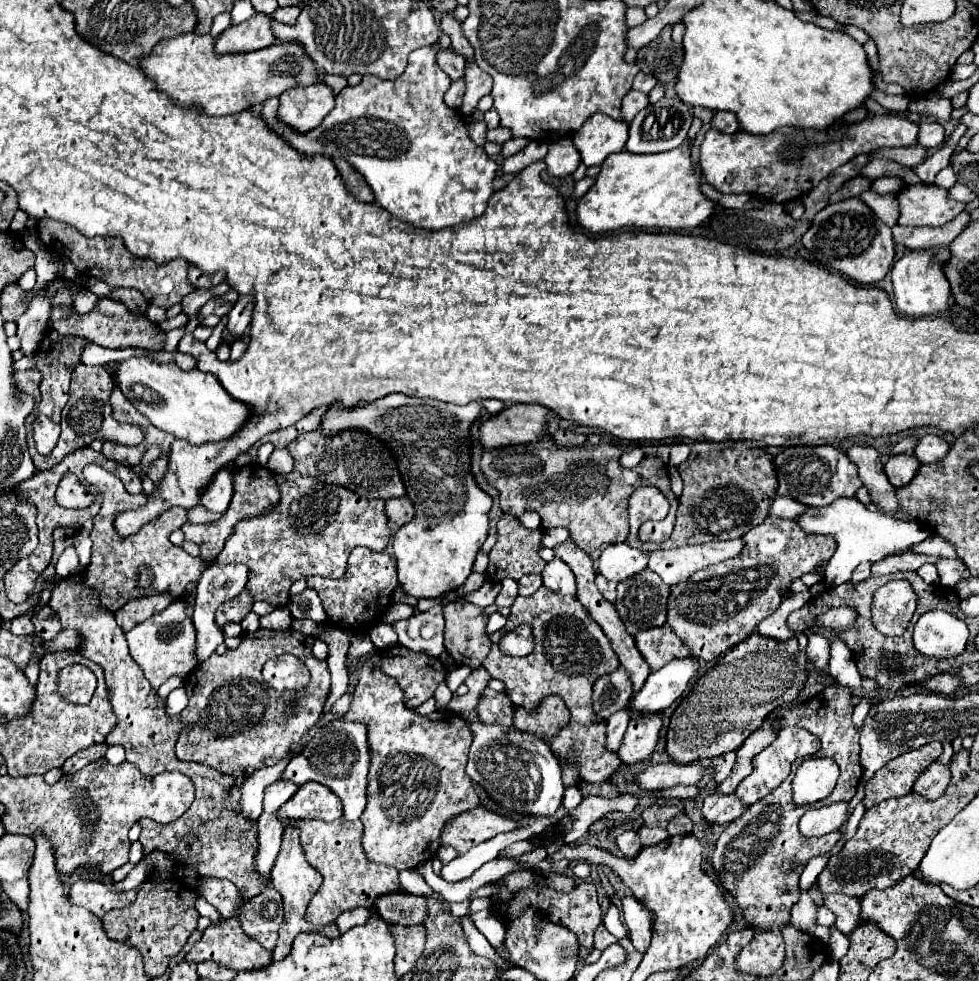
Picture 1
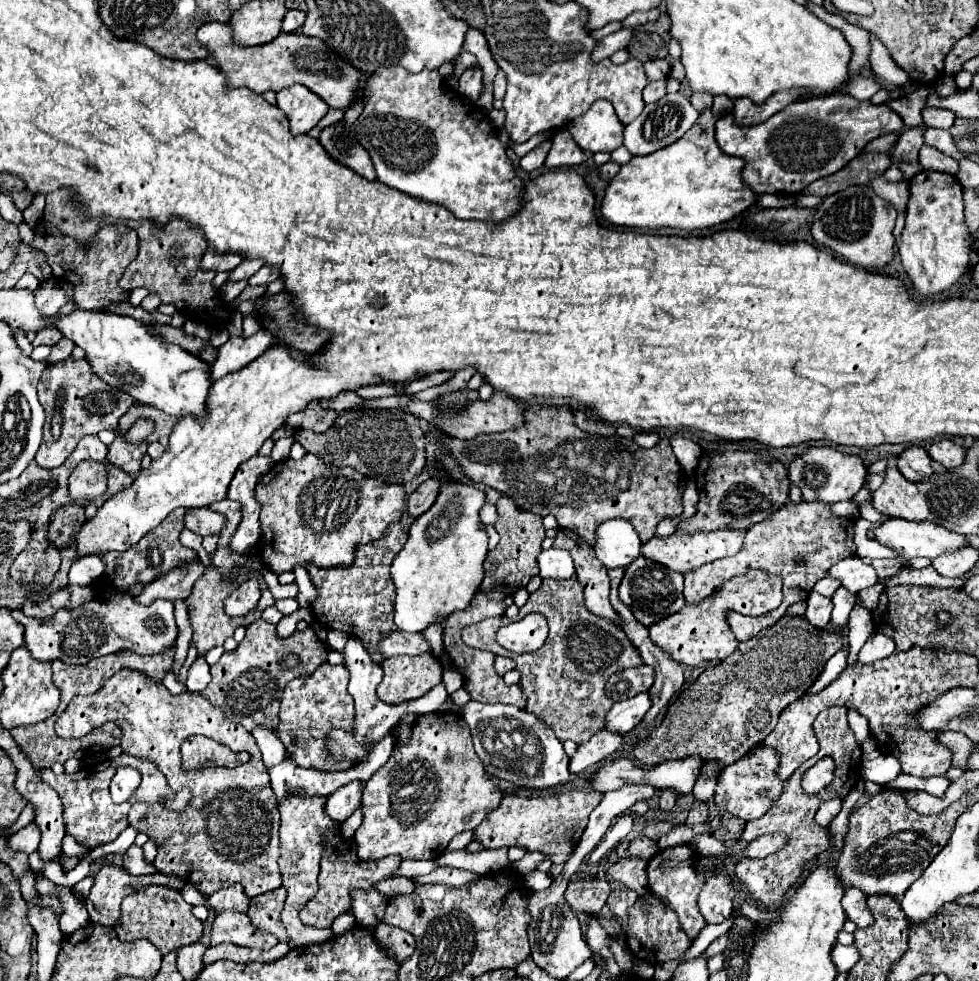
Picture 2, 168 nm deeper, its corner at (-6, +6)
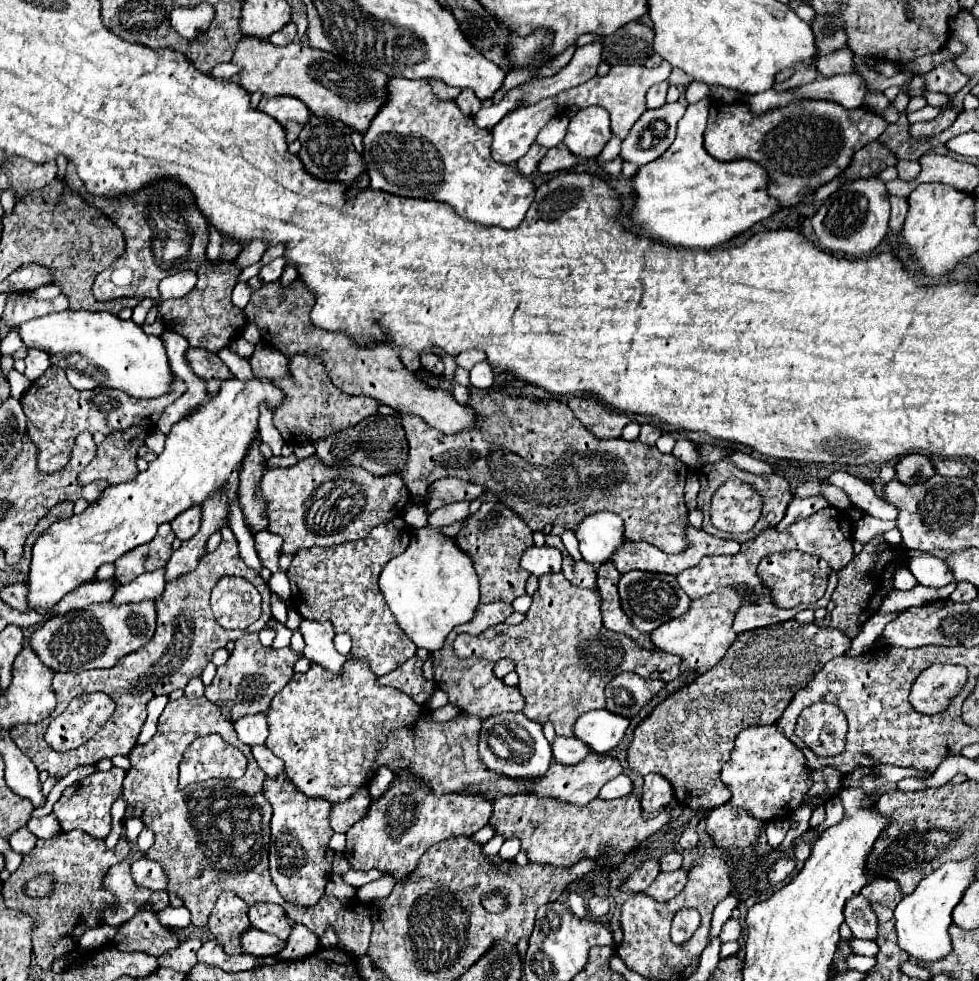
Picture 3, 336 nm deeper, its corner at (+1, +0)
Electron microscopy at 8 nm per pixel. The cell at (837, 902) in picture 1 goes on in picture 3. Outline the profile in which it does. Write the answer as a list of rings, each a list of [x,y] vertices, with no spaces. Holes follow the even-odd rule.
[[[858,894],[844,908],[846,924],[852,928],[854,938],[860,940],[876,940],[878,936],[878,918],[870,906],[870,902]]]

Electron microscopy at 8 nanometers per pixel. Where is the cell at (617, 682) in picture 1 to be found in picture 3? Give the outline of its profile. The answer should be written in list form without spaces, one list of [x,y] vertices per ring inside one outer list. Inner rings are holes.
[[[622,672],[606,686],[606,710],[634,718],[662,688],[666,688],[664,680],[646,680],[638,674]]]

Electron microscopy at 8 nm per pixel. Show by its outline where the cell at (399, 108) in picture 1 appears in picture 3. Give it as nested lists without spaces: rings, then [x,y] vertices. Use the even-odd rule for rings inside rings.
[[[390,78],[388,102],[378,112],[370,130],[364,134],[364,164],[370,176],[370,188],[382,190],[394,196],[438,200],[450,204],[462,218],[484,226],[516,228],[530,208],[534,196],[534,184],[522,176],[514,166],[502,166],[490,158],[490,130],[482,130],[474,124],[474,118],[466,118],[454,100],[440,100],[432,94],[428,80]]]

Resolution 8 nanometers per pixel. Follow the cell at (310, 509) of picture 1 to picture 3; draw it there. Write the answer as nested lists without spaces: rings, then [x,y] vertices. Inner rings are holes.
[[[318,456],[304,458],[290,468],[270,468],[262,476],[258,496],[268,502],[268,530],[284,538],[282,554],[296,554],[310,546],[362,540],[374,526],[400,516],[410,500],[404,480],[398,474],[376,476],[356,466],[330,468],[324,466]]]

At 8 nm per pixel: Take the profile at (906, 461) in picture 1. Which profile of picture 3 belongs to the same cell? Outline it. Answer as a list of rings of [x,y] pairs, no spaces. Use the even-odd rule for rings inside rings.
[[[908,454],[896,464],[896,476],[902,484],[922,484],[936,474],[932,460],[924,454]]]

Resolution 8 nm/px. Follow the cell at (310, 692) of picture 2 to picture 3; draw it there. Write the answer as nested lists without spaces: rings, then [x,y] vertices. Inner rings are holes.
[[[348,658],[340,674],[312,662],[308,672],[294,674],[272,698],[266,746],[284,760],[288,778],[302,794],[338,804],[348,800],[358,788],[368,786],[376,770],[386,766],[394,774],[414,774],[438,796],[458,792],[482,794],[486,800],[494,800],[506,794],[526,792],[586,806],[608,780],[622,774],[622,766],[616,758],[598,752],[590,752],[574,766],[562,766],[552,760],[548,772],[538,778],[508,778],[492,772],[478,756],[480,718],[460,714],[448,722],[434,722],[426,706],[416,704],[396,688],[380,686],[376,680],[378,676],[370,666],[358,658]]]

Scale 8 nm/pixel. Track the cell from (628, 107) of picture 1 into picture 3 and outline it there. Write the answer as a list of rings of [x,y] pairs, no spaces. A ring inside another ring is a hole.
[[[660,82],[648,90],[648,108],[660,108],[662,104],[666,104],[668,86],[670,86],[668,82]]]

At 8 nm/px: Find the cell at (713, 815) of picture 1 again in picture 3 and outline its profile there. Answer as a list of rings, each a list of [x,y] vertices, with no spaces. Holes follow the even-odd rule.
[[[776,724],[750,726],[736,738],[736,746],[730,760],[722,766],[722,782],[732,792],[732,806],[742,806],[756,818],[772,820],[790,816],[804,800],[812,786],[806,758],[798,746],[794,746]]]

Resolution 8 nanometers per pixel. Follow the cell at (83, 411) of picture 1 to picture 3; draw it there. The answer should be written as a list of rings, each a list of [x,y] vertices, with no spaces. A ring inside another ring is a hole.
[[[54,366],[48,368],[46,376],[40,376],[36,382],[32,382],[28,392],[20,400],[22,410],[26,412],[26,418],[28,418],[26,430],[32,438],[32,442],[40,450],[38,468],[46,474],[60,470],[70,458],[74,438],[78,436],[78,432],[84,432],[84,430],[102,432],[106,436],[112,432],[118,432],[118,430],[128,430],[132,426],[154,430],[164,408],[170,406],[172,402],[176,402],[184,394],[184,390],[186,390],[184,380],[180,380],[178,376],[172,376],[172,388],[166,394],[162,394],[158,398],[150,398],[150,400],[132,398],[122,390],[110,390],[110,388],[78,392],[70,384],[66,386],[64,372],[60,372],[60,376],[58,376]]]

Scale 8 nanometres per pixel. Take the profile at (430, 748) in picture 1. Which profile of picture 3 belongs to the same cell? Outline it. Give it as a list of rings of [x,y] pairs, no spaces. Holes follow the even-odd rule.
[[[396,774],[390,790],[378,800],[372,802],[370,812],[364,820],[356,822],[348,832],[346,832],[346,850],[344,850],[344,858],[348,860],[348,864],[352,868],[358,870],[370,870],[376,868],[384,874],[392,874],[396,880],[406,876],[408,872],[414,870],[414,866],[418,864],[418,858],[436,842],[452,838],[452,836],[470,836],[476,830],[480,830],[482,826],[488,824],[492,814],[492,802],[488,802],[486,798],[482,798],[480,794],[444,794],[444,796],[434,796],[426,790],[426,786],[422,786],[418,782],[418,778],[414,778],[412,774]]]

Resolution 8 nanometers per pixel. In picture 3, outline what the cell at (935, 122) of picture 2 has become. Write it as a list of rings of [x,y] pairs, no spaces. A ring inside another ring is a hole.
[[[924,106],[916,112],[908,112],[908,120],[914,124],[914,122],[926,122],[930,118],[936,118],[940,114],[940,108],[934,108],[934,106]]]

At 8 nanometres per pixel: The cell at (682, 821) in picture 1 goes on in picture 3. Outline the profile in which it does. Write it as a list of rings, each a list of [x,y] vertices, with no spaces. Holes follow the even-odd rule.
[[[660,774],[644,776],[644,792],[642,792],[642,800],[640,800],[640,806],[644,812],[656,814],[672,798],[674,798],[674,792],[672,792],[670,782],[666,782],[666,778],[662,778]]]

